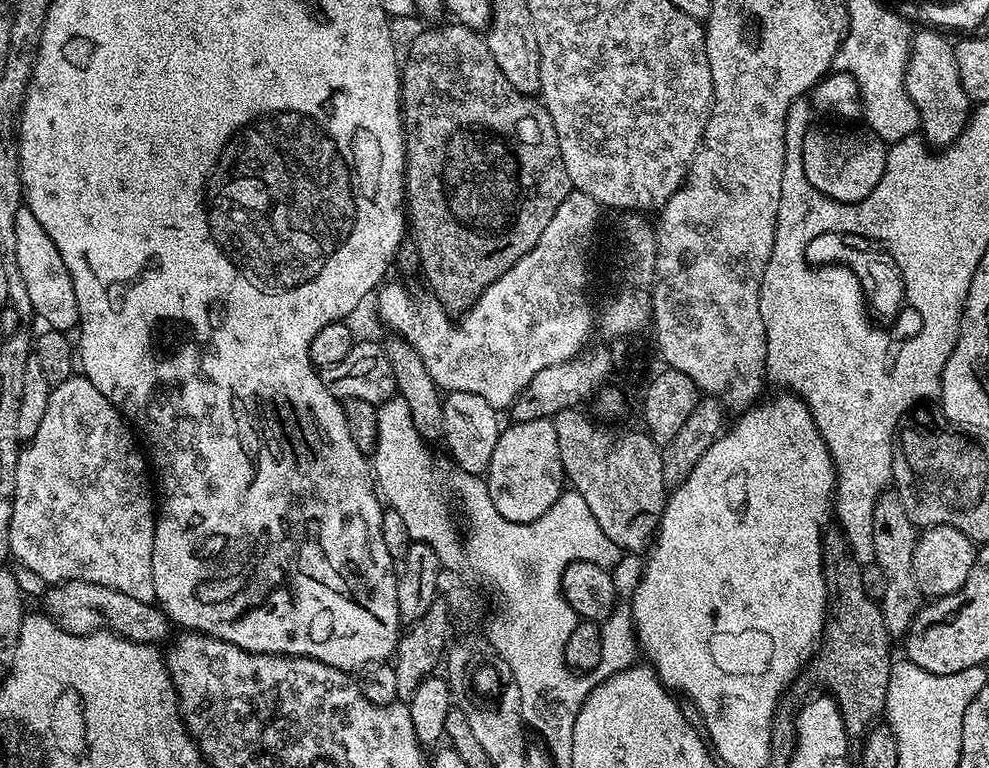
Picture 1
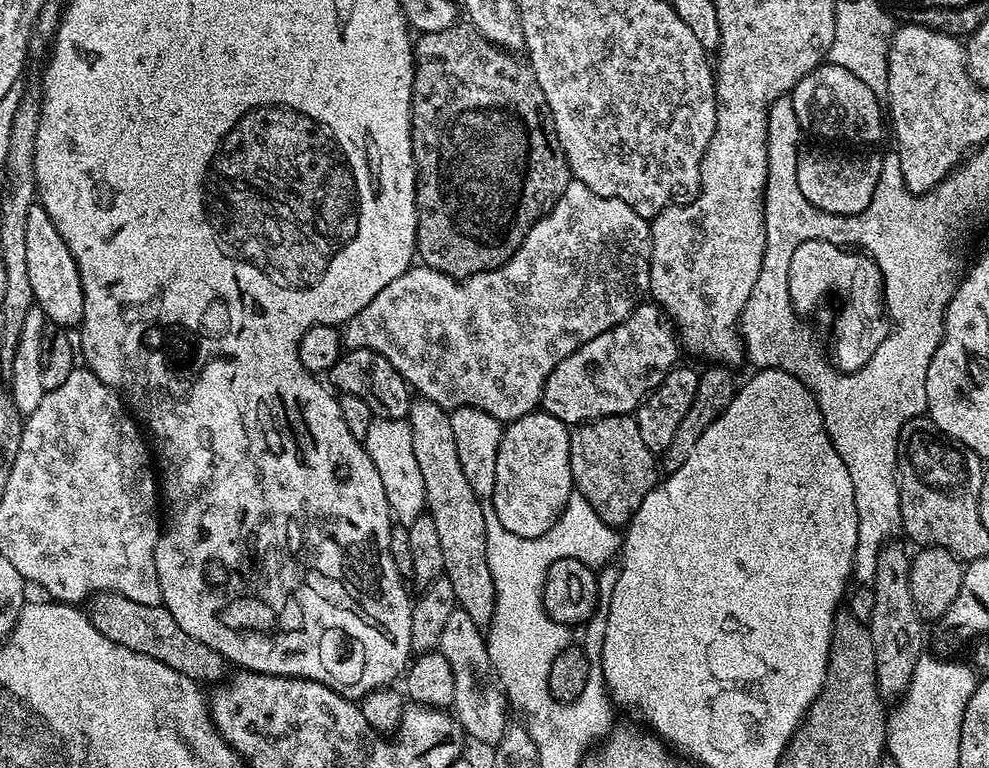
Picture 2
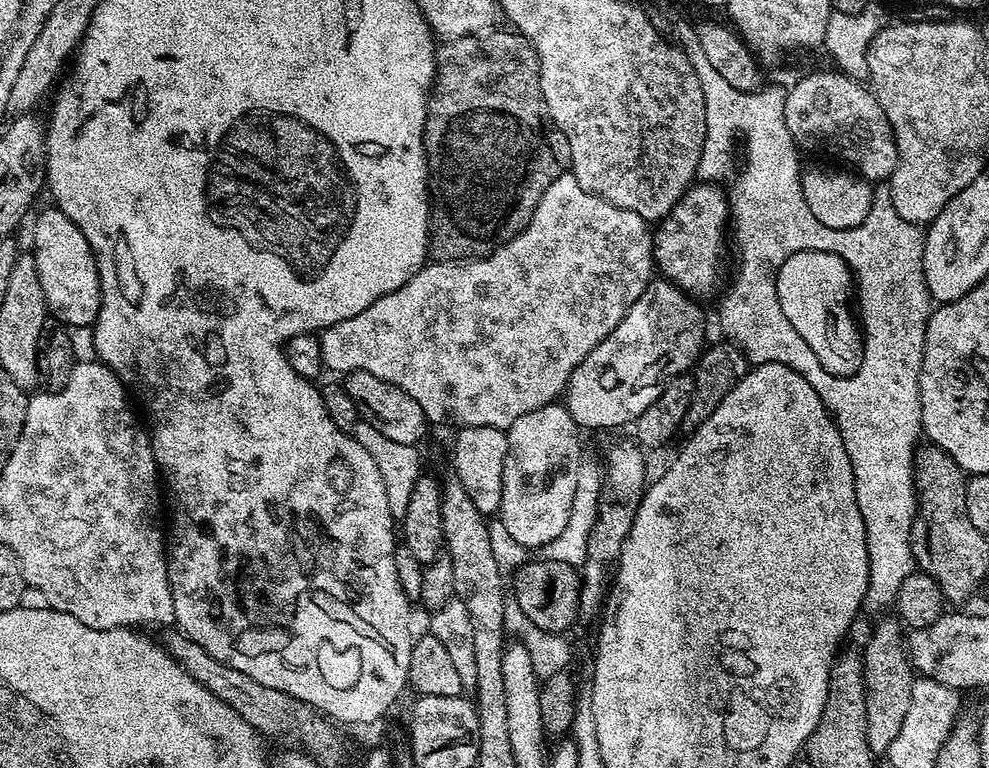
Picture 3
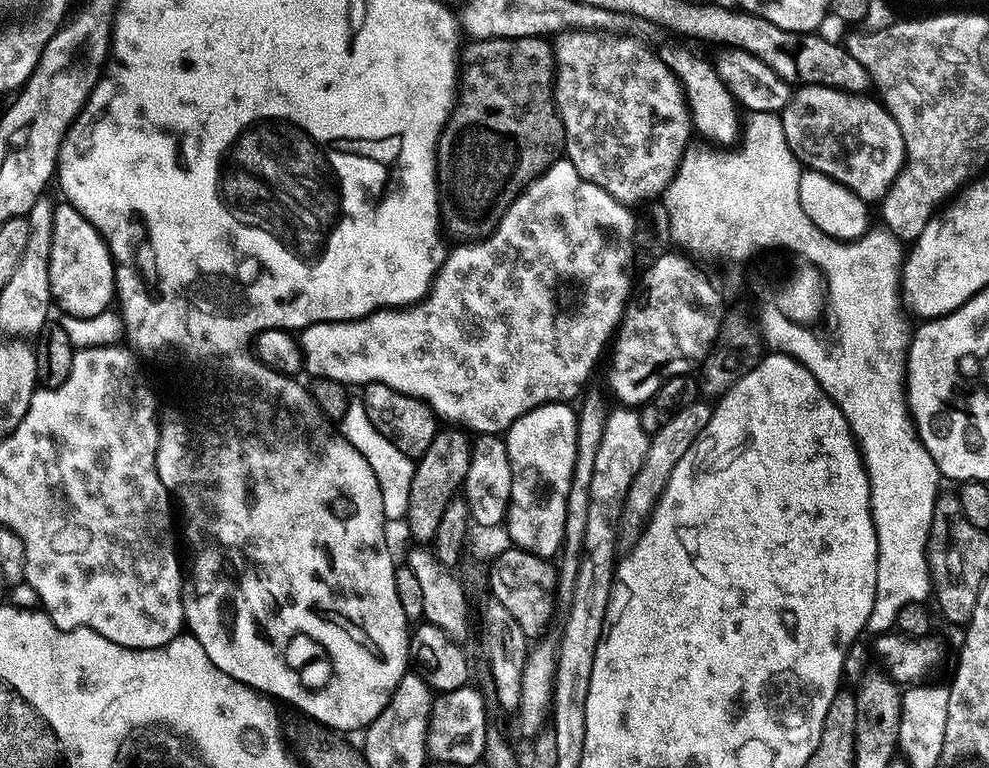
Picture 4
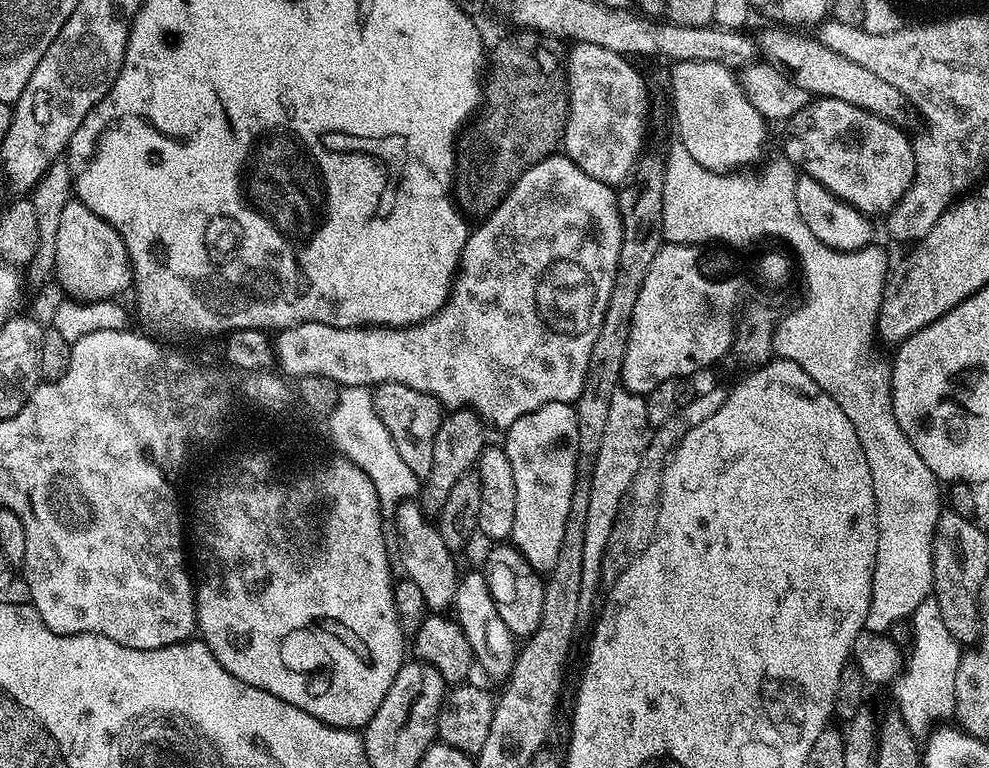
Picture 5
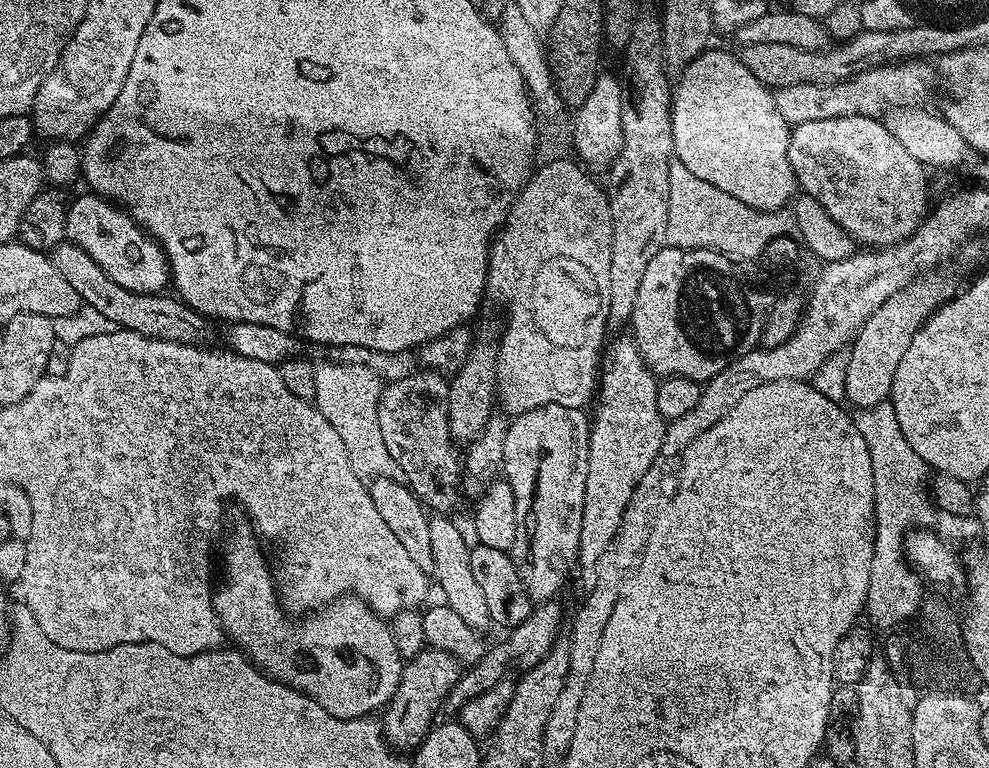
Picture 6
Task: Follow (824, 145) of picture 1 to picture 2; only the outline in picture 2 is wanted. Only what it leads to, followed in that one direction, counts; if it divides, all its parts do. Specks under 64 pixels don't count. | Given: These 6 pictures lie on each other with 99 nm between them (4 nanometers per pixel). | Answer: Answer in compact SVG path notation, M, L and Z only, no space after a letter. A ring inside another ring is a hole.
M805 147L798 158L798 187L806 194L806 202L835 216L859 216L870 206L878 178L882 174L882 159L879 155L865 160L851 160L848 156L835 156L824 148Z

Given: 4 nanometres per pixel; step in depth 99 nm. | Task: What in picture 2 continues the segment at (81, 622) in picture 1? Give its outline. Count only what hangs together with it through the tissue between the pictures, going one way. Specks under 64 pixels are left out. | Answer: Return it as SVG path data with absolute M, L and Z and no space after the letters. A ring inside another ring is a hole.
M97 592L87 601L86 615L94 630L98 630L98 634L106 634L110 642L118 642L118 646L126 646L126 650L138 650L138 654L146 654L150 658L158 658L158 662L166 662L170 670L186 674L186 678L201 686L213 685L225 677L226 662L222 657L210 650L206 642L190 638L190 634L186 634L186 630L174 622L163 603L143 604L117 592Z

